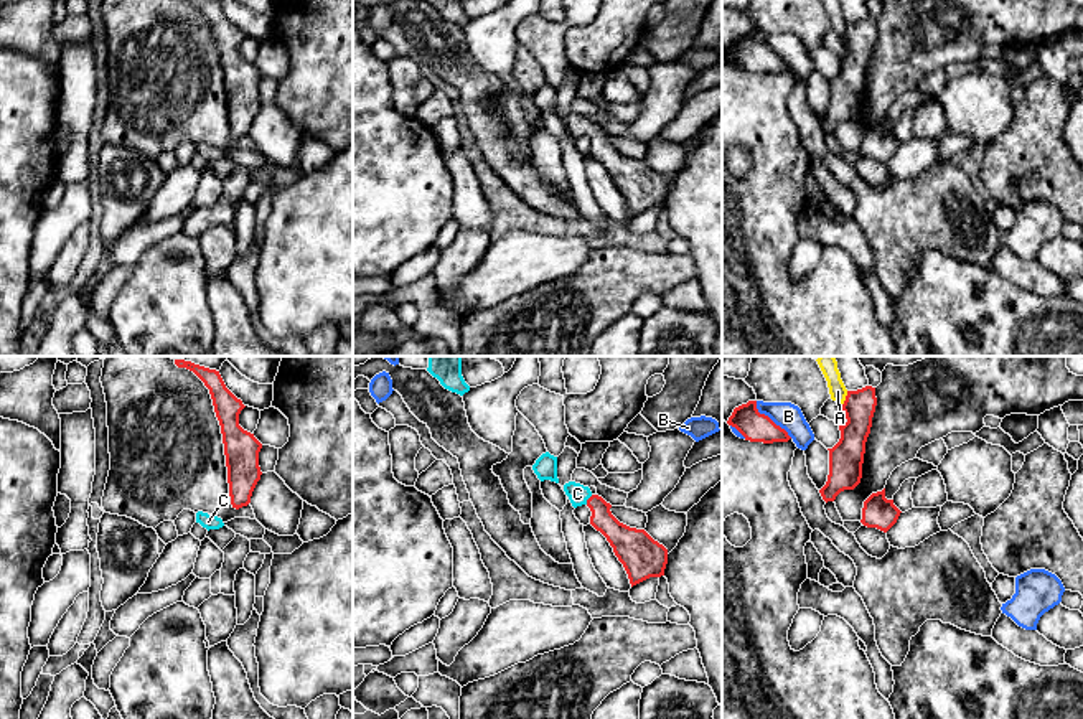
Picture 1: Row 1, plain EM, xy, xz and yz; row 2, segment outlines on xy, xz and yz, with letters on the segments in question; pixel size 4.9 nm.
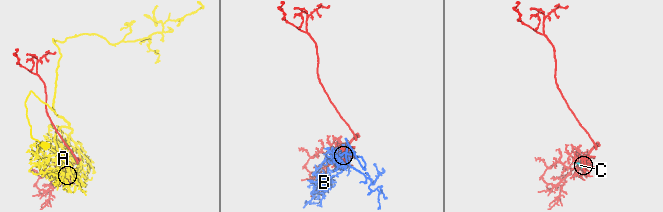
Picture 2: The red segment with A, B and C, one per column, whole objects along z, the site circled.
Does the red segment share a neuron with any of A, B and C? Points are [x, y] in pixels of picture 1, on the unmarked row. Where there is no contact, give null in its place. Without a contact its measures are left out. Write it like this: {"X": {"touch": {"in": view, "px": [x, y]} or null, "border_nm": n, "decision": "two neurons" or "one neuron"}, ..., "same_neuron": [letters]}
{"A": {"touch": {"in": "yz", "px": [846, 30]}, "border_nm": 90, "decision": "two neurons"}, "B": {"touch": {"in": "yz", "px": [768, 48]}, "border_nm": 260, "decision": "two neurons"}, "C": {"touch": {"in": "xz", "px": [587, 131]}, "border_nm": 60, "decision": "one neuron"}, "same_neuron": ["C"]}

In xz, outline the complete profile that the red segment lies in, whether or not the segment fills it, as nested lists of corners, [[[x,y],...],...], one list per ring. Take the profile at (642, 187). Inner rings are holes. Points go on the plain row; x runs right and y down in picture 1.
[[[575,112],[564,115],[574,139],[587,135],[592,142],[590,155],[600,162],[615,186],[623,195],[631,218],[649,209],[664,206],[668,180],[654,172],[645,160],[620,153],[610,142],[612,135],[593,125],[588,117]]]

